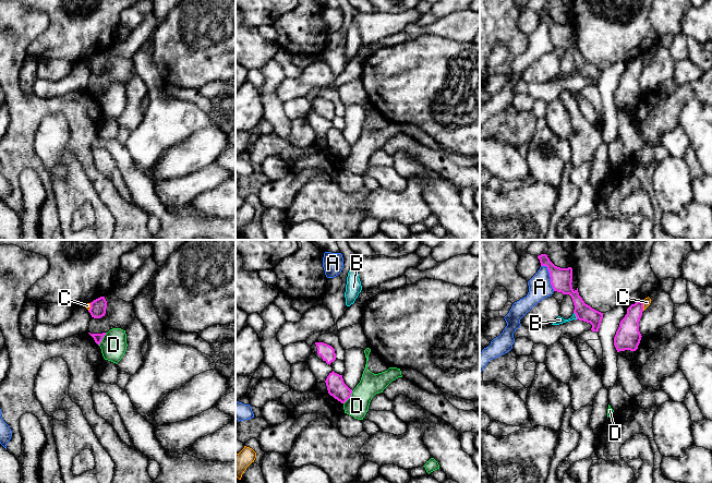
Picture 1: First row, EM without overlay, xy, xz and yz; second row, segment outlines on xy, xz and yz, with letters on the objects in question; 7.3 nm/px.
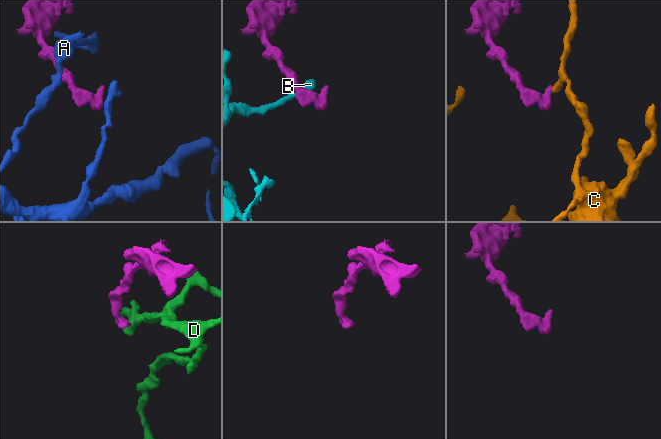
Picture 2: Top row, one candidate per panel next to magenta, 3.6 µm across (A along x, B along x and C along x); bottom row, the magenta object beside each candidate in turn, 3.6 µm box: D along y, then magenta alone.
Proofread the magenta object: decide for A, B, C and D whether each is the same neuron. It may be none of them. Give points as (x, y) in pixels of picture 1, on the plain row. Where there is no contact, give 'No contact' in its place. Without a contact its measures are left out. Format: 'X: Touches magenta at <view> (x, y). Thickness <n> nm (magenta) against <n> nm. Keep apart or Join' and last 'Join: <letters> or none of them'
A: Touches magenta at yz (550, 32). Thickness 160 nm (magenta) against 170 nm. Keep apart
B: Touches magenta at yz (576, 71). Thickness 130 nm (magenta) against 50 nm. Keep apart
C: Touches magenta at yz (642, 61). Thickness 180 nm (magenta) against 50 nm. Keep apart
D: Touches magenta at xz (349, 153). Thickness 140 nm (magenta) against 170 nm. Keep apart
Join: none of them

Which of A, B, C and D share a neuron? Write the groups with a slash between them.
A / B / C / D

